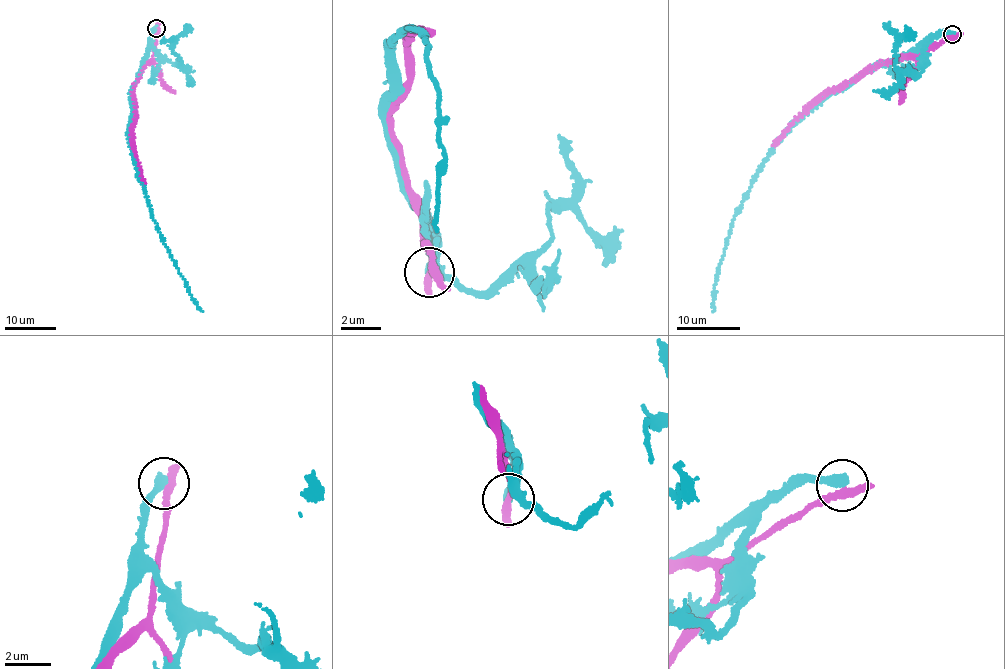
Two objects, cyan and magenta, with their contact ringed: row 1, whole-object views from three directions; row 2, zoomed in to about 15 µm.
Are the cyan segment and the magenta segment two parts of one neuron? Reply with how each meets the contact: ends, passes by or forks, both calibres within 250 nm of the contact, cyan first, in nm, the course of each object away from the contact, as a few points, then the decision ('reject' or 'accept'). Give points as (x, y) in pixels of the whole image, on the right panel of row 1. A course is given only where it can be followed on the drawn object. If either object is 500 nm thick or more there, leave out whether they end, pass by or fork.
cyan ends | magenta passes by | 400/300 nm | cyan via (952, 35), (938, 33), (919, 48), (877, 64), (785, 134), (756, 174), (736, 215), (718, 268), (712, 312) | magenta via (952, 35), (918, 55), (903, 55), (876, 63), (821, 98), (790, 124), (774, 146) | reject

